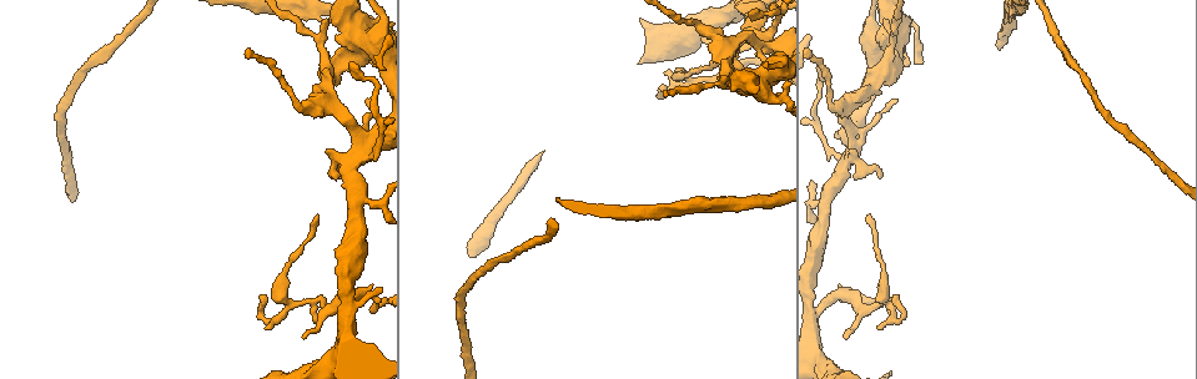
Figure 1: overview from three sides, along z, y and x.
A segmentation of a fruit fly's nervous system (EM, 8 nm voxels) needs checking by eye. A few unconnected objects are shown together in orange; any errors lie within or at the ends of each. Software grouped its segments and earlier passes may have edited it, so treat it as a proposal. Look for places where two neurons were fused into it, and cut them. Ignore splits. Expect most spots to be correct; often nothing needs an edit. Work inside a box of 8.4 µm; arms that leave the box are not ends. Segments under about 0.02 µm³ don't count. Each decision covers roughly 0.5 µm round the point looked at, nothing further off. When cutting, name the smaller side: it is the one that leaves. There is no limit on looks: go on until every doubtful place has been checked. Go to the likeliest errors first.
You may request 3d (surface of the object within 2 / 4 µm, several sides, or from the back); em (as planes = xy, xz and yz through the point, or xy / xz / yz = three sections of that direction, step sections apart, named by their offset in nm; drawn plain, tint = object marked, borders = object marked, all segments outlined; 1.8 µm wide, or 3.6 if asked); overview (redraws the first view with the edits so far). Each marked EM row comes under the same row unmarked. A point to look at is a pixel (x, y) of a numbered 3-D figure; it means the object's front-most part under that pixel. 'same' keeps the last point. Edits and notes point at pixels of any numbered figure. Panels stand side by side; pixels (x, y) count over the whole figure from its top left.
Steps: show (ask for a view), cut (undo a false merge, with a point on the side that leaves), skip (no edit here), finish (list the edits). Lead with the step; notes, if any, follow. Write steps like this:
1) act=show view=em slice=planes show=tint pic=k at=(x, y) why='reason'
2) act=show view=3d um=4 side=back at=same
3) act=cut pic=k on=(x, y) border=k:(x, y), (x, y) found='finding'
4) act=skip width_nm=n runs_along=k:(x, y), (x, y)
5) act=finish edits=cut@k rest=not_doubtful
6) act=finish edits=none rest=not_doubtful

act=show view=3d um=2 side=back pic=1 at=(359, 157) why='four-way junction'

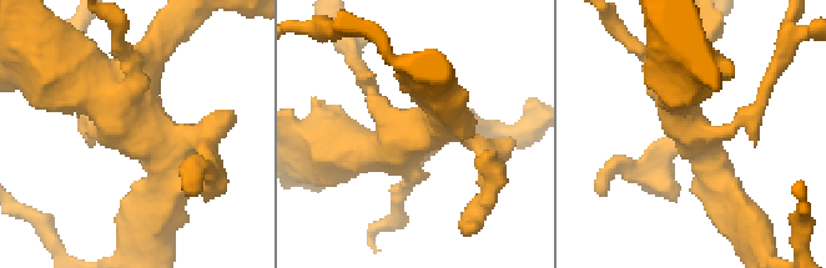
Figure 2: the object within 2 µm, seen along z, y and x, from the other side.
act=show view=em slice=planes show=borders pic=2 at=(134, 133) why='shape alone is not enough'

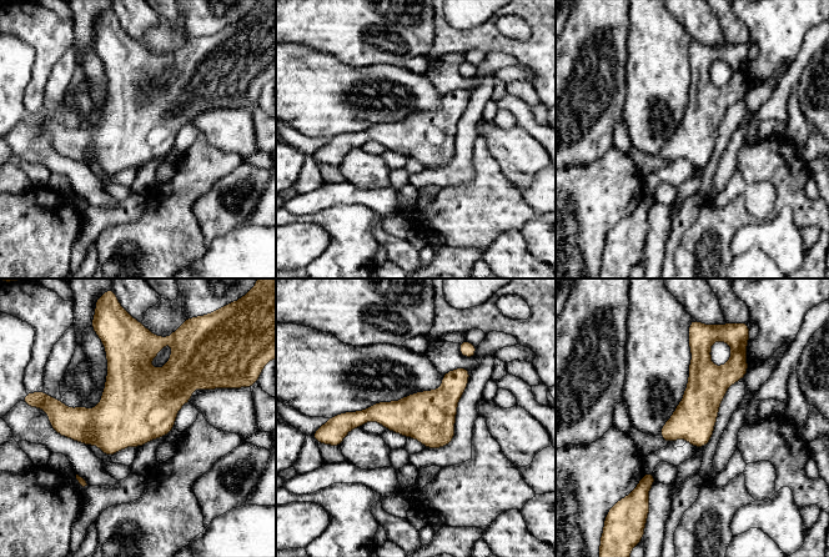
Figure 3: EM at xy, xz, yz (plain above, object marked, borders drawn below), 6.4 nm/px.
act=skip runs_along=3:(465, 372), (423, 414), (341, 425) found='continuous, no second neuron'

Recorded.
act=show view=3d um=2 pic=1 at=(720, 85)

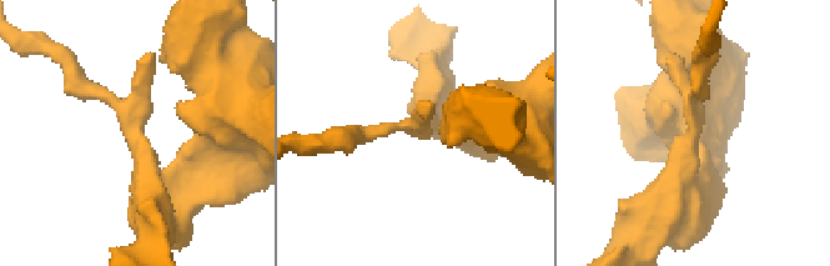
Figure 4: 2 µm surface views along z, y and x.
act=show view=em slice=planes show=tint pic=4 at=(414, 120) why='need the tissue'

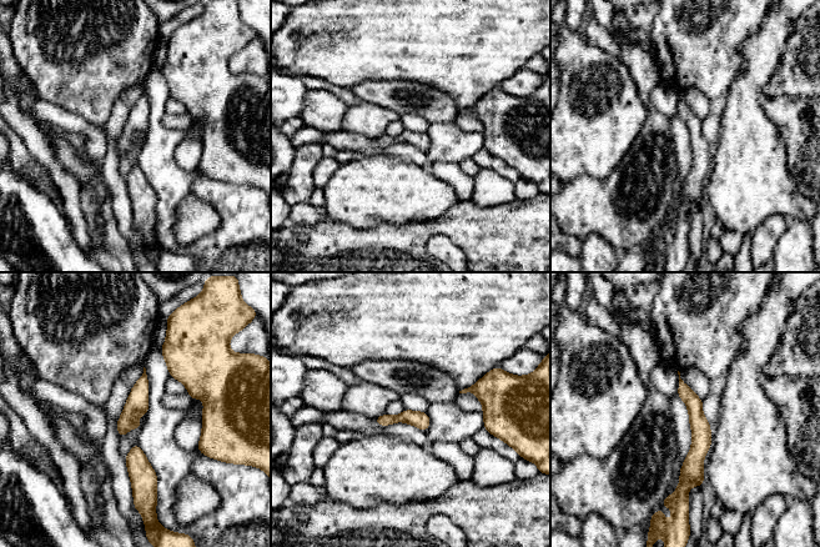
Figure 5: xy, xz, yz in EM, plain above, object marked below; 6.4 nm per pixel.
act=skip runs_along=5:(682, 385), (699, 425), (684, 487) found='one neuron here'

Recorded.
act=show view=em slice=yz step=16 show=tint pic=1 at=(888, 41) why='sudden change in width'

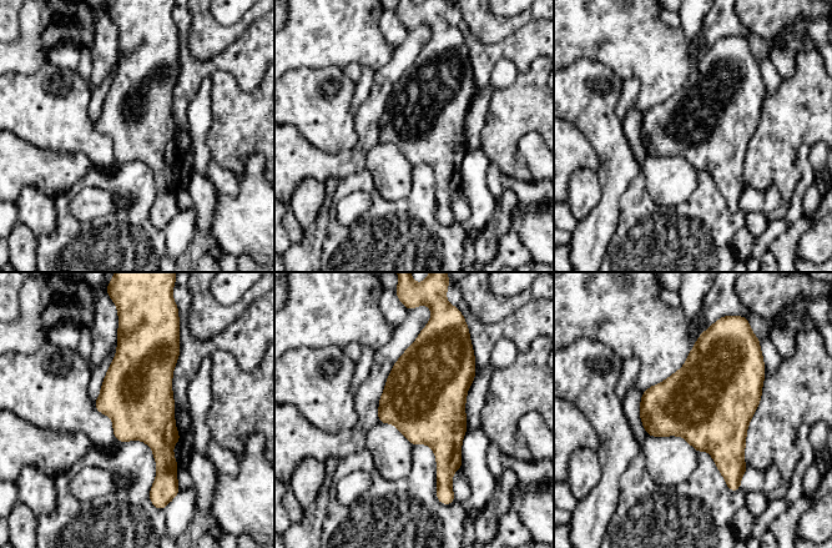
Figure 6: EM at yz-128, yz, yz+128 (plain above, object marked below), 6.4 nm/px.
act=skip found='one neuron here'

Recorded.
act=finish edits=none rest=not_doubtful

